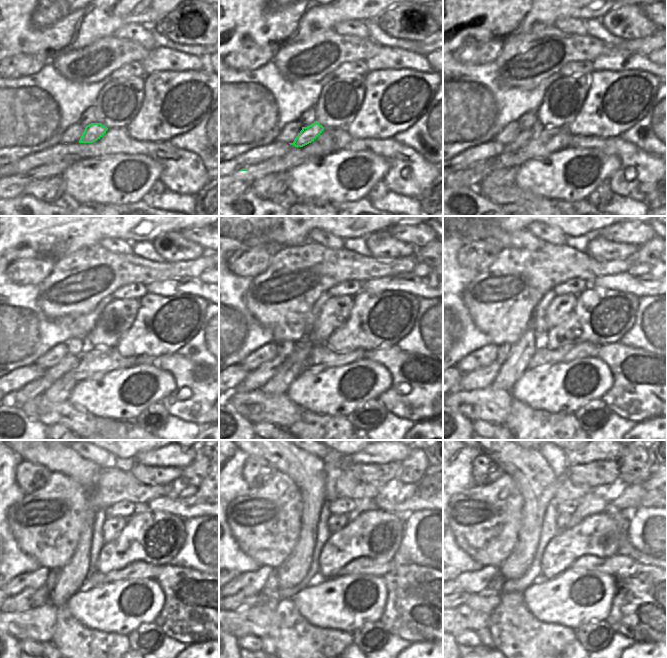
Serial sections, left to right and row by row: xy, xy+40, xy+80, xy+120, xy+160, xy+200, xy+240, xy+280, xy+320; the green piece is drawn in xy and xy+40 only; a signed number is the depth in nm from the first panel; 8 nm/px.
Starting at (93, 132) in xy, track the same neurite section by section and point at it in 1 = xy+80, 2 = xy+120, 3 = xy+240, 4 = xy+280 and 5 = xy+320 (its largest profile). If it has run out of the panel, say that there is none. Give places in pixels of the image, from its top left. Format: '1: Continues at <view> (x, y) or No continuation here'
1: Continues at xy+80 (525, 137)
2: Continues at xy+120 (37, 387)
3: Continues at xy+240 (31, 598)
4: Continues at xy+280 (239, 602)
5: Continues at xy+320 (463, 597).

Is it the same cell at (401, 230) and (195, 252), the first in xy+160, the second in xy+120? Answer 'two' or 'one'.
two

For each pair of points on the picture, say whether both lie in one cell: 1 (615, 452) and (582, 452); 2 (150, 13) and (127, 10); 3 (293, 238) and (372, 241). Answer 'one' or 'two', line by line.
1: one
2: one
3: two

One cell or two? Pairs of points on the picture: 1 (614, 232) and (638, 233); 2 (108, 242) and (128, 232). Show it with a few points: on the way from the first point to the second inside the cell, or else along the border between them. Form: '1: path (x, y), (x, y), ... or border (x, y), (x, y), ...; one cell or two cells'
1: path (620, 232), (632, 232); one cell
2: border (131, 243), (125, 240), (103, 237), (97, 244); two cells

